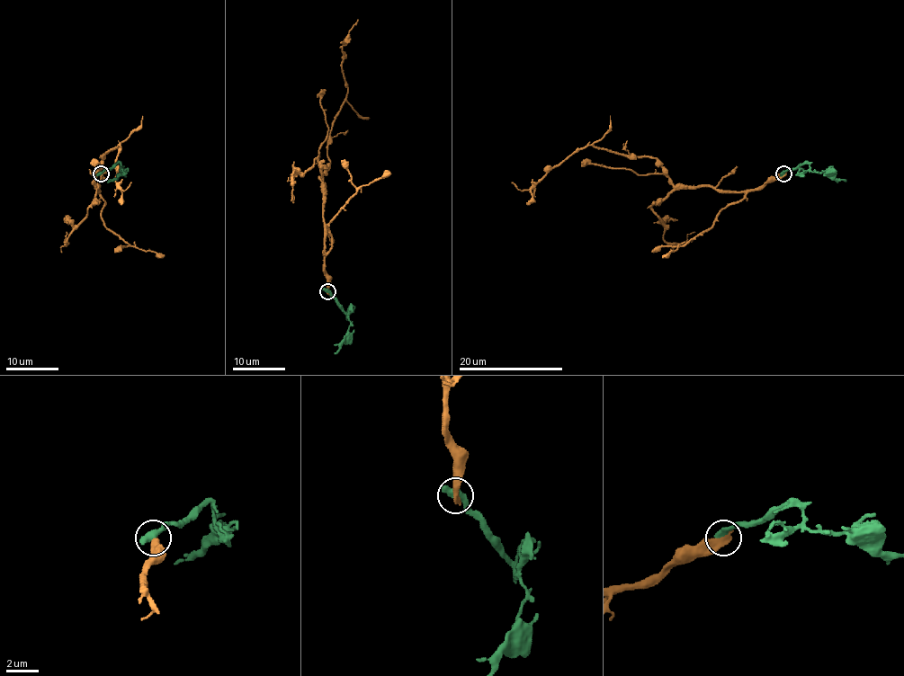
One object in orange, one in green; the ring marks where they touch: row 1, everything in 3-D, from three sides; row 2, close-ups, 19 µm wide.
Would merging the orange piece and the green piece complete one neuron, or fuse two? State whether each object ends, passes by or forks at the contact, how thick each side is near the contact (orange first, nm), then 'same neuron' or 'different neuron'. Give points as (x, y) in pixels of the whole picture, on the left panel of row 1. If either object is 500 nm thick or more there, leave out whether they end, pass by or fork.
500/600 nm | different neuron

